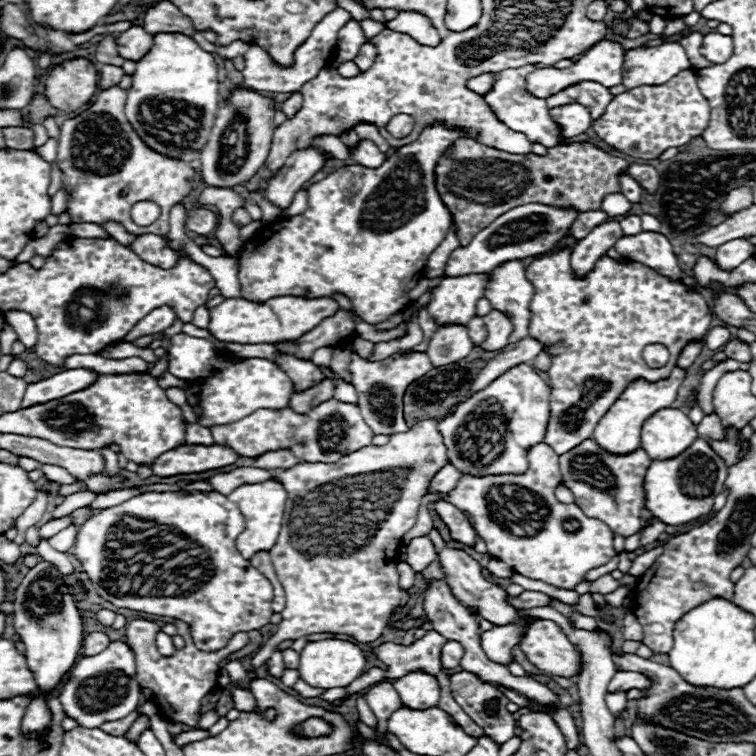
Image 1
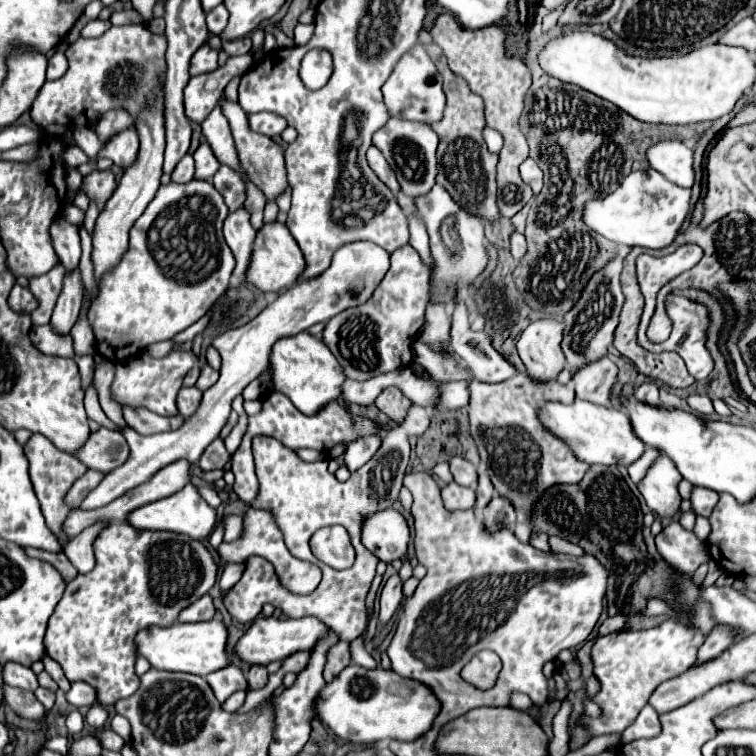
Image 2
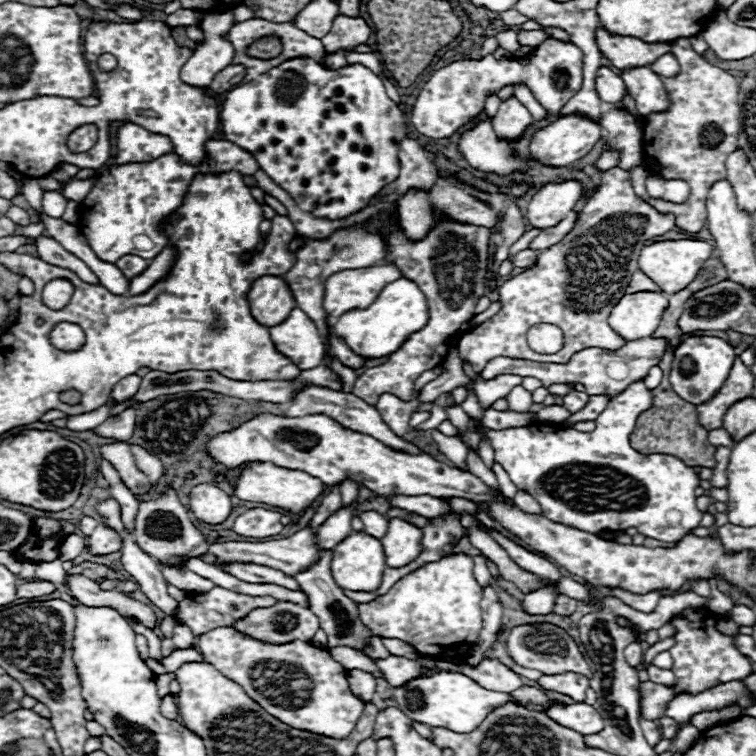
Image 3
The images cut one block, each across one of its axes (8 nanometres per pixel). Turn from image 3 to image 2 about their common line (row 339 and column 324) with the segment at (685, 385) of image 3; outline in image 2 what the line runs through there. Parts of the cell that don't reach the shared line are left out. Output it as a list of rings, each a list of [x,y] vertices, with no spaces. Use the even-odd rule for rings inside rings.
[[[356,664],[346,666],[336,680],[324,686],[316,706],[318,718],[328,724],[340,738],[350,740],[352,744],[388,740],[414,742],[430,730],[440,710],[442,704],[430,686],[412,678],[402,678],[392,670],[366,670]]]

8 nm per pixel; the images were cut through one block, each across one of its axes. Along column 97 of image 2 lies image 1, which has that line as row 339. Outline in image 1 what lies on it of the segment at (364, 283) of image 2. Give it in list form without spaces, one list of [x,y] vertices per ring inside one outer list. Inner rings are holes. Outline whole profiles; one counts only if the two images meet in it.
[[[492,310],[490,314],[486,314],[484,318],[486,330],[488,330],[488,338],[482,344],[484,350],[500,350],[508,344],[508,338],[512,334],[512,324],[510,318],[498,310]]]

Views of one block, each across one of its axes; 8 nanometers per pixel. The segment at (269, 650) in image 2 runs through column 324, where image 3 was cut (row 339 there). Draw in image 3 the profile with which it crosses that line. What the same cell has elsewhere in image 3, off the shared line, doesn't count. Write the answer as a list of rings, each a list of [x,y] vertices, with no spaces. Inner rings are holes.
[[[662,292],[624,294],[618,306],[614,306],[608,322],[626,342],[646,338],[658,328],[666,306],[668,298]]]

